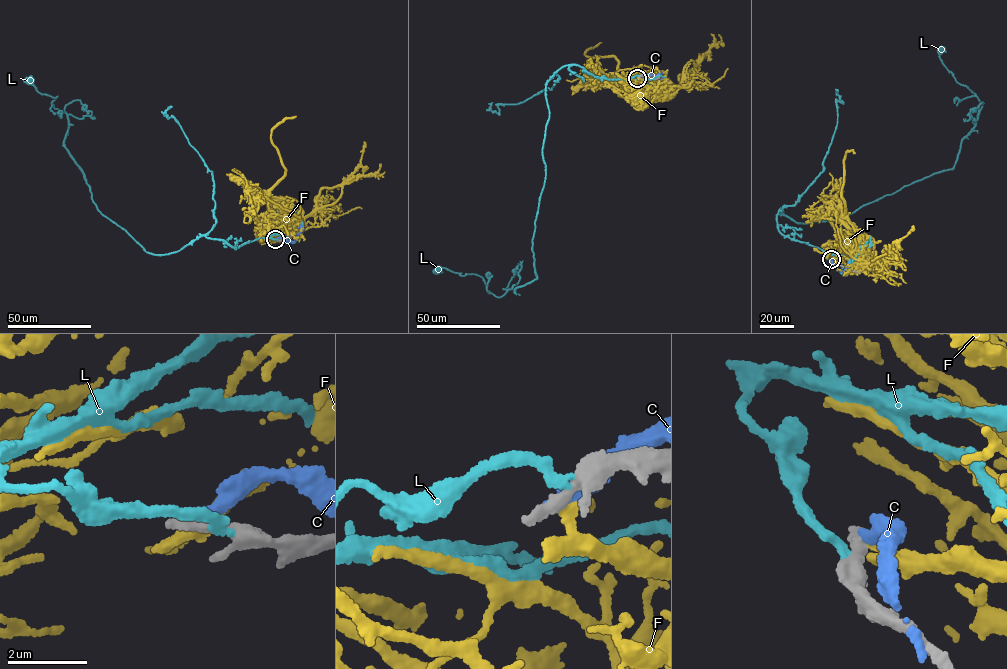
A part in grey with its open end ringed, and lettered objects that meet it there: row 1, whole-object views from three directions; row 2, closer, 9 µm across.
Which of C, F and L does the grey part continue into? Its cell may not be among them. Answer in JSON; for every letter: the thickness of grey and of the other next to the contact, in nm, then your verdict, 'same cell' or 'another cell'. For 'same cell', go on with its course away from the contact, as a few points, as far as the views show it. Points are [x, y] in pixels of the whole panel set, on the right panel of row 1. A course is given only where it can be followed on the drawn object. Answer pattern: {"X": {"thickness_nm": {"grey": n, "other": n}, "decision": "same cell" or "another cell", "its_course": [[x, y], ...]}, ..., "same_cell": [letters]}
{"C": {"thickness_nm": {"grey": 360, "other": 280}, "decision": "another cell"}, "F": {"thickness_nm": {"grey": 280, "other": 200}, "decision": "another cell"}, "L": {"thickness_nm": {"grey": 400, "other": 240}, "decision": "another cell"}, "same_cell": []}

